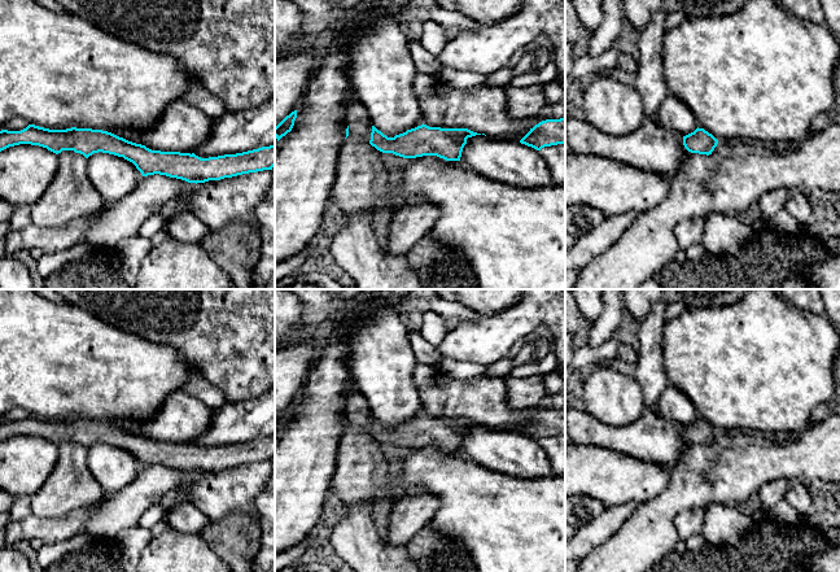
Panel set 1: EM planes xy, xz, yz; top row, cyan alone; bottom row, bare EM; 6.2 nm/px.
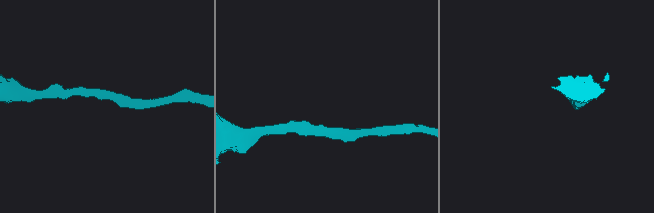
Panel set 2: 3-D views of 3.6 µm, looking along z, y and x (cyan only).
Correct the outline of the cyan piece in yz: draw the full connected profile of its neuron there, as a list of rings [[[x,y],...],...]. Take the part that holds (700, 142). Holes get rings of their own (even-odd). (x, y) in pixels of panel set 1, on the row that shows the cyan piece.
[[[699,127],[686,136],[677,134],[677,139],[688,150],[686,160],[681,165],[679,173],[684,169],[692,169],[700,158],[712,154],[718,144],[718,140],[712,134]]]

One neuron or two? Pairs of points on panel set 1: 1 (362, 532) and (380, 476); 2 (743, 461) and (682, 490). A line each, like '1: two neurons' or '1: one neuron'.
1: one neuron
2: one neuron

